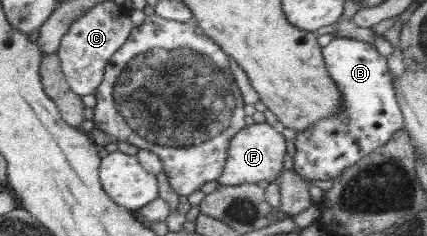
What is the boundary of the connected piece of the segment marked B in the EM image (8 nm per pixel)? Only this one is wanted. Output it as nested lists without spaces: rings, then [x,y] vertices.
[[[335,36],[328,45],[322,47],[322,56],[323,61],[325,62],[325,68],[327,68],[329,75],[337,84],[337,88],[341,90],[341,100],[344,101],[345,109],[342,112],[341,116],[338,116],[337,118],[323,119],[320,123],[314,124],[313,127],[310,127],[308,131],[306,130],[303,132],[297,132],[296,134],[297,140],[294,144],[295,148],[297,148],[297,153],[295,153],[293,161],[294,167],[292,171],[295,171],[295,174],[299,175],[301,178],[303,178],[305,181],[308,181],[309,183],[312,183],[315,180],[328,181],[336,179],[339,175],[341,175],[341,173],[343,173],[345,169],[347,169],[347,167],[352,167],[361,159],[364,159],[365,157],[369,156],[375,149],[378,149],[379,147],[385,145],[385,143],[388,143],[389,139],[391,139],[391,137],[397,131],[400,131],[404,127],[404,118],[402,117],[397,102],[396,92],[393,91],[393,75],[389,72],[389,69],[387,68],[387,58],[383,57],[371,42]]]

